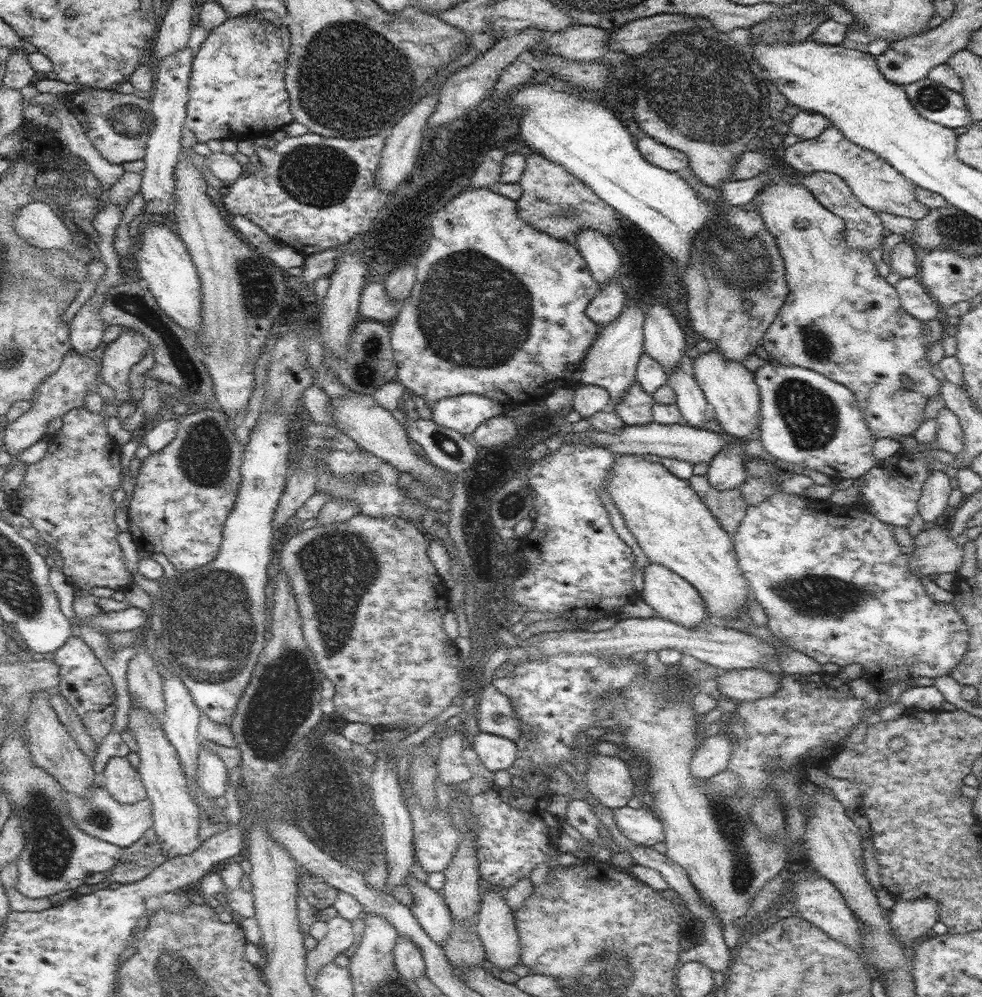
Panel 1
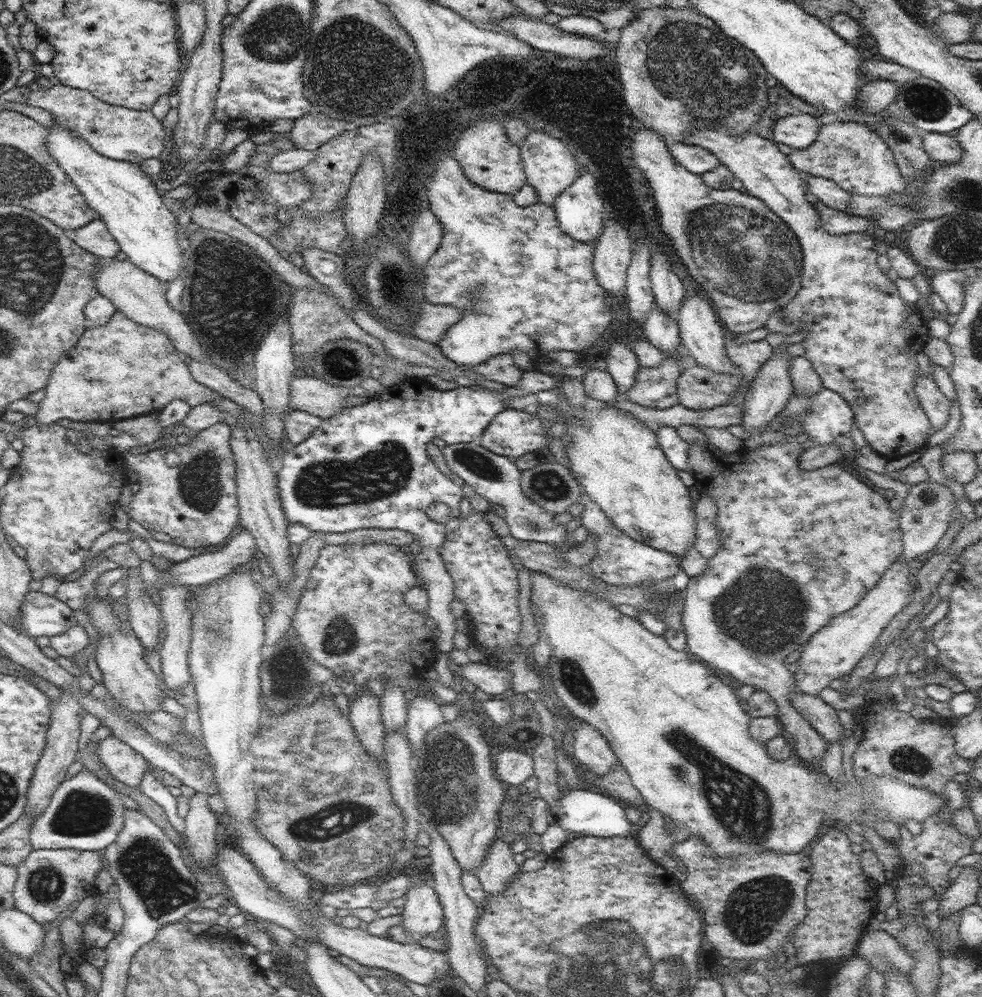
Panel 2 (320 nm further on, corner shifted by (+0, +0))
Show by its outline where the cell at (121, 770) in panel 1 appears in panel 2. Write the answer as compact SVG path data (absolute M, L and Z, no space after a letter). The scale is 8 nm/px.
M111 736L100 741L97 754L107 770L120 782L128 786L139 786L142 782L148 762L120 738Z

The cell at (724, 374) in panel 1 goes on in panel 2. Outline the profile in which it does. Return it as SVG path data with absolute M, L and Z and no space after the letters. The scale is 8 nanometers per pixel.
M695 293L685 298L676 317L683 352L693 356L701 367L711 368L717 373L733 373L731 370L734 364L725 349L727 331L720 322L707 295Z

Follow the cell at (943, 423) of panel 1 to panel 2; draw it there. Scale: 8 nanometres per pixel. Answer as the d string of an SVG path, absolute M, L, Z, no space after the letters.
M918 370L915 380L917 398L922 409L933 426L932 431L939 431L946 426L950 416L948 397L939 389L933 374L924 374Z

